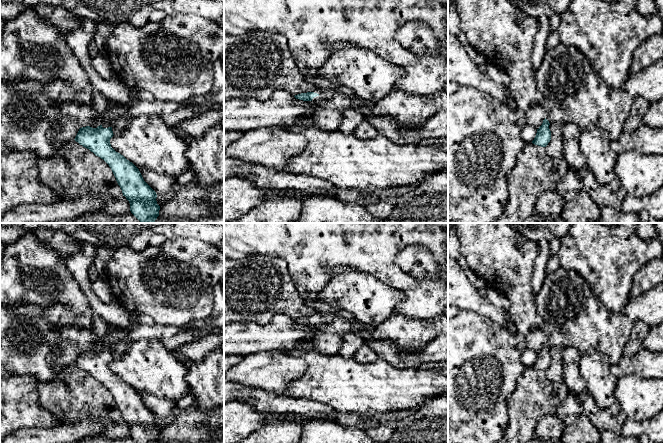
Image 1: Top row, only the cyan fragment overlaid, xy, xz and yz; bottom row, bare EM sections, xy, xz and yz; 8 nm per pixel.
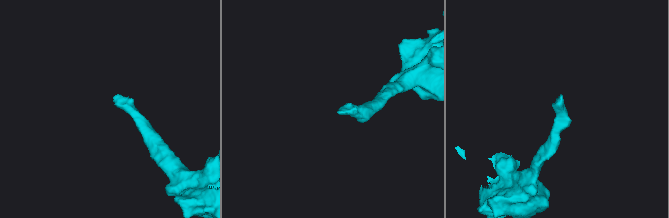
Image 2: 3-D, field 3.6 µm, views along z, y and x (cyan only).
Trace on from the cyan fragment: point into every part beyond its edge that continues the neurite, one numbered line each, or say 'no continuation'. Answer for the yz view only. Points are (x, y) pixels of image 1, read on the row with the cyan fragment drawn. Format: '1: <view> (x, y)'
1: yz (573, 93)

